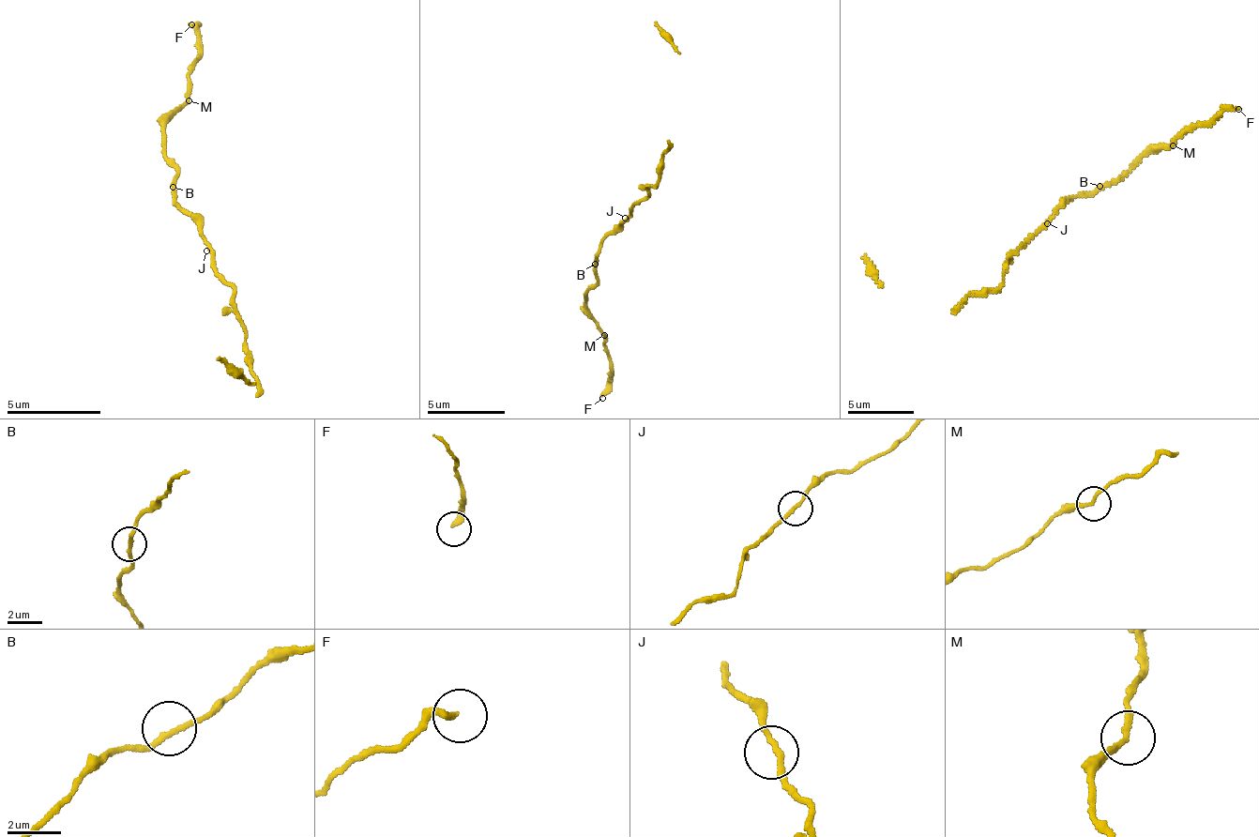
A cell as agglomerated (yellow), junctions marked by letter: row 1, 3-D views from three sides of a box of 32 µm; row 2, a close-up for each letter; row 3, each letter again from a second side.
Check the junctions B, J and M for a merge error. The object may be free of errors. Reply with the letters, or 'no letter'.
no letter

